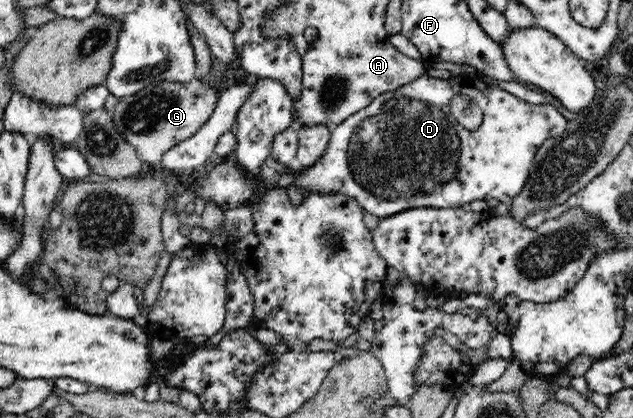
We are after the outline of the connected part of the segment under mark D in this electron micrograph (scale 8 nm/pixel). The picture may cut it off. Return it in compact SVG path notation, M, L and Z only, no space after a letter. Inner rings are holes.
M425 72L422 73L422 75L420 75L416 81L413 81L408 85L404 85L404 87L396 89L396 91L388 91L386 93L382 93L382 95L378 95L378 97L375 97L371 101L370 105L368 105L366 108L360 109L358 112L354 113L354 115L350 115L350 117L347 117L344 121L342 121L342 123L340 123L340 125L331 127L328 147L326 147L325 153L322 153L322 155L318 157L318 161L316 161L314 165L310 165L310 167L295 165L295 167L298 167L298 170L300 170L297 176L290 172L290 176L287 180L283 181L279 179L276 181L276 184L272 185L270 188L282 187L287 189L289 185L295 184L301 189L301 191L307 193L318 192L318 194L344 194L358 200L358 204L362 206L362 210L366 210L368 213L376 215L376 217L379 217L380 220L383 217L393 216L395 213L400 213L401 211L414 208L467 208L468 204L472 203L472 201L478 201L478 199L480 199L480 201L498 199L498 201L508 204L522 191L524 185L526 185L530 165L532 165L532 161L534 161L534 157L536 157L536 153L540 145L542 145L546 139L550 139L550 137L561 136L566 130L567 123L568 120L566 120L564 116L562 116L562 114L560 114L558 110L552 106L552 104L548 103L546 105L540 105L530 103L528 101L522 101L519 97L500 89L498 86L491 86L490 84L487 84L477 75L477 73L462 73L458 76L452 75L449 79L441 79L432 78ZM454 95L467 95L468 97L474 99L474 101L478 104L478 107L483 113L483 122L480 124L478 129L470 131L460 123L457 123L455 117L452 115L452 112L450 112L450 99L452 99Z

